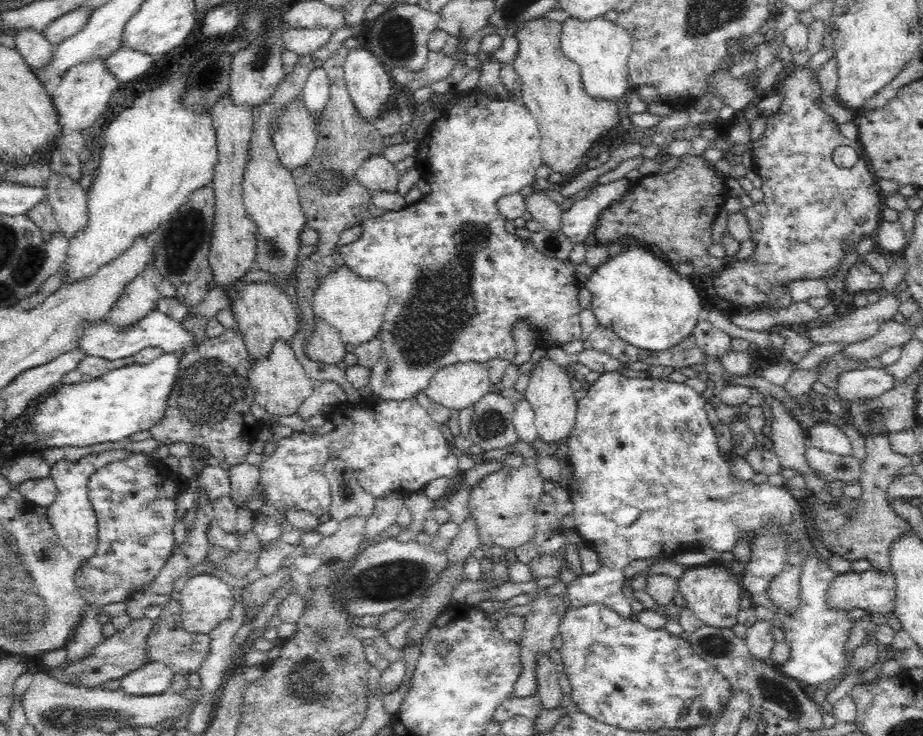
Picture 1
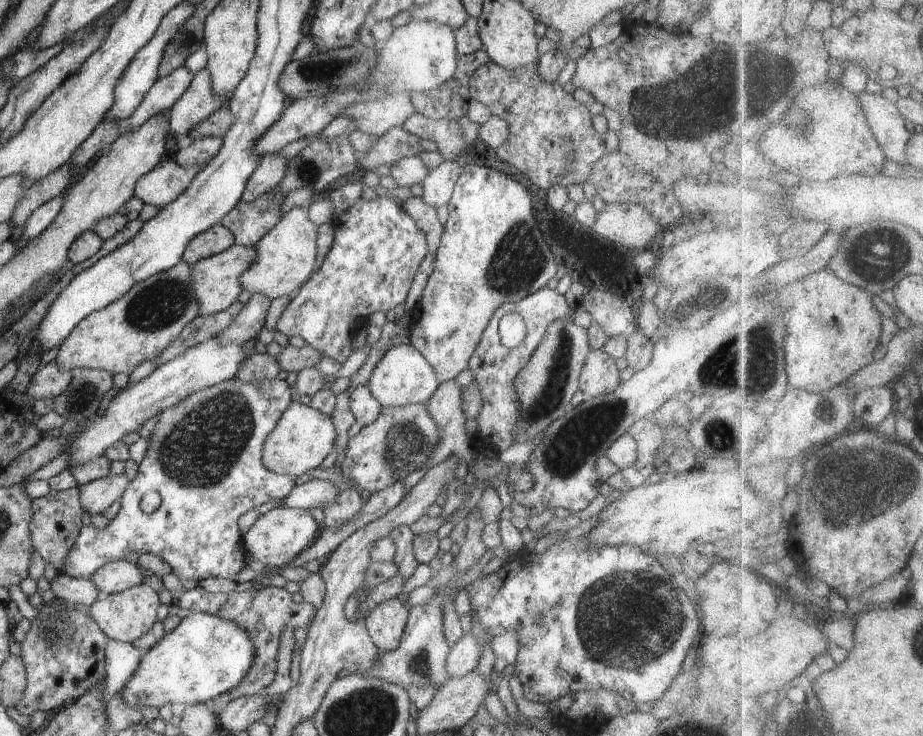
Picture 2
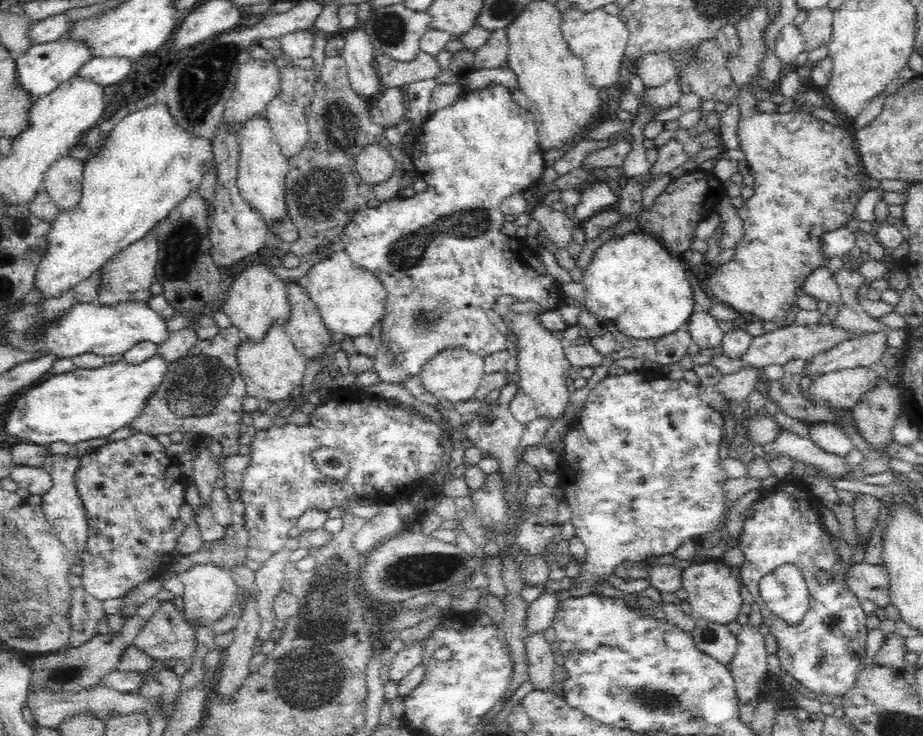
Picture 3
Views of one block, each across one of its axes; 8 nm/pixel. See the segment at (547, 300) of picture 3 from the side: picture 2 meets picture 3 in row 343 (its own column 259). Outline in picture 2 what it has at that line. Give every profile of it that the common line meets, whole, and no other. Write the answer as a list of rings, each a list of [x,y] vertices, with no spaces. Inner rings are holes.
[[[280,378],[252,382],[230,379],[198,390],[157,415],[146,458],[139,464],[136,478],[128,483],[120,497],[118,514],[104,530],[87,530],[84,527],[77,542],[74,542],[74,548],[64,558],[63,574],[70,578],[91,579],[99,566],[126,561],[130,553],[136,552],[162,558],[181,581],[200,581],[210,577],[235,581],[247,564],[244,561],[243,536],[238,531],[238,518],[271,500],[284,500],[296,486],[295,477],[274,474],[262,464],[262,446],[282,412],[294,399],[292,389]],[[149,492],[158,492],[161,498],[160,506],[152,514],[140,508],[142,498]]]

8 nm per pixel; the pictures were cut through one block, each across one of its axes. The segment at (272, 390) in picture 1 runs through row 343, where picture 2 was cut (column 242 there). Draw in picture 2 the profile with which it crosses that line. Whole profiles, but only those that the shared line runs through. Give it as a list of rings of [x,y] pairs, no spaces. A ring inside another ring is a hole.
[[[308,204],[294,207],[284,213],[280,222],[272,227],[256,244],[258,258],[244,274],[240,275],[238,282],[250,294],[264,294],[266,298],[280,298],[288,296],[292,290],[300,288],[314,272],[316,256],[318,256],[318,227],[308,218]]]

